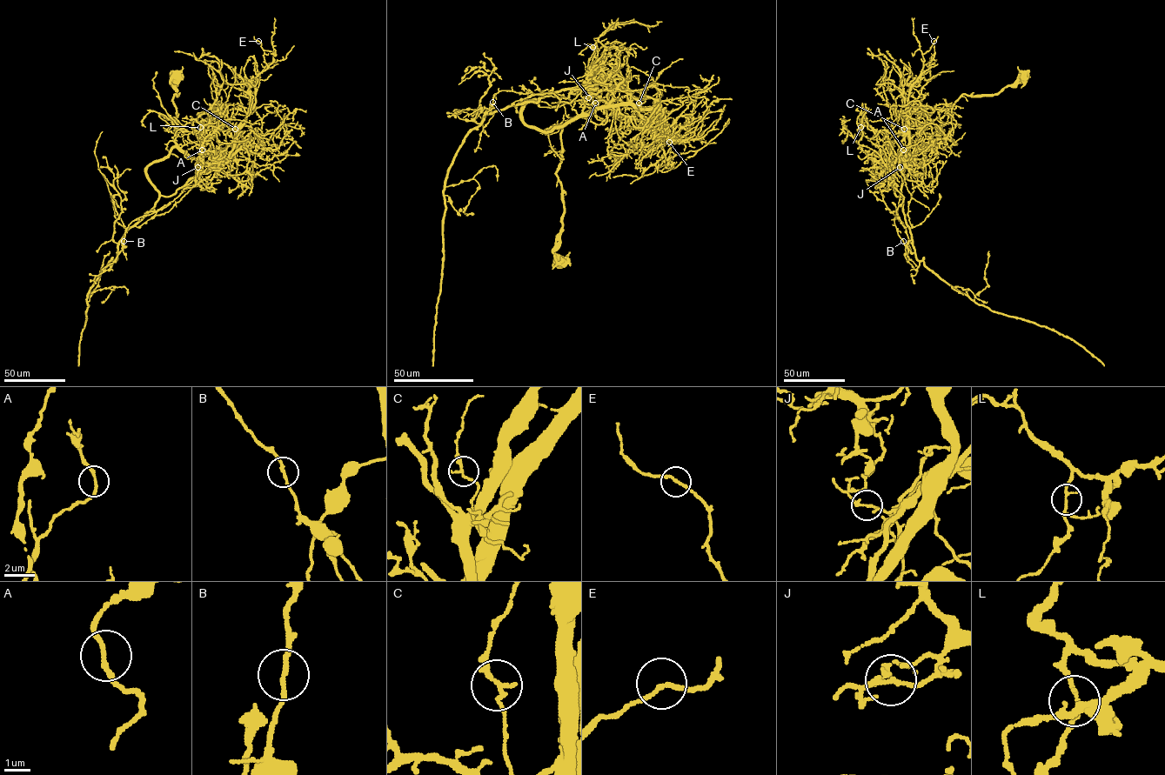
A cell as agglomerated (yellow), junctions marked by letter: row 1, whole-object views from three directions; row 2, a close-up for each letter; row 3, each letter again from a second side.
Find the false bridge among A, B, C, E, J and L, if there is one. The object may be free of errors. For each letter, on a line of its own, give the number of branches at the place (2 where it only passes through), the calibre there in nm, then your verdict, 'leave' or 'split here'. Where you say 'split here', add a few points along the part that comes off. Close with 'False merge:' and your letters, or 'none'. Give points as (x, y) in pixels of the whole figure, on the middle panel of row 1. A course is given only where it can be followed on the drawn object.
A: branches 2; calibre 180 nm; leave
B: branches 2; calibre 180 nm; leave
C: branches 2; calibre 180 nm; leave
E: branches 2; calibre 180 nm; leave
J: branches 2; calibre 180 nm; split here; course (588, 96), (592, 93), (585, 85), (565, 98), (501, 90), (493, 95), (489, 108), (480, 107), (463, 118)
L: branches 2; calibre 180 nm; leave
False merge: J

